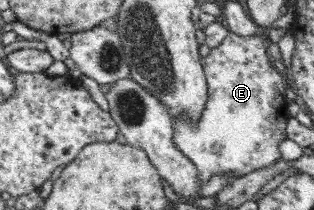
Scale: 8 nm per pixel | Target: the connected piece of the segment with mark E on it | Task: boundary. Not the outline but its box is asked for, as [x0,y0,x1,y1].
[171,31,288,184]

